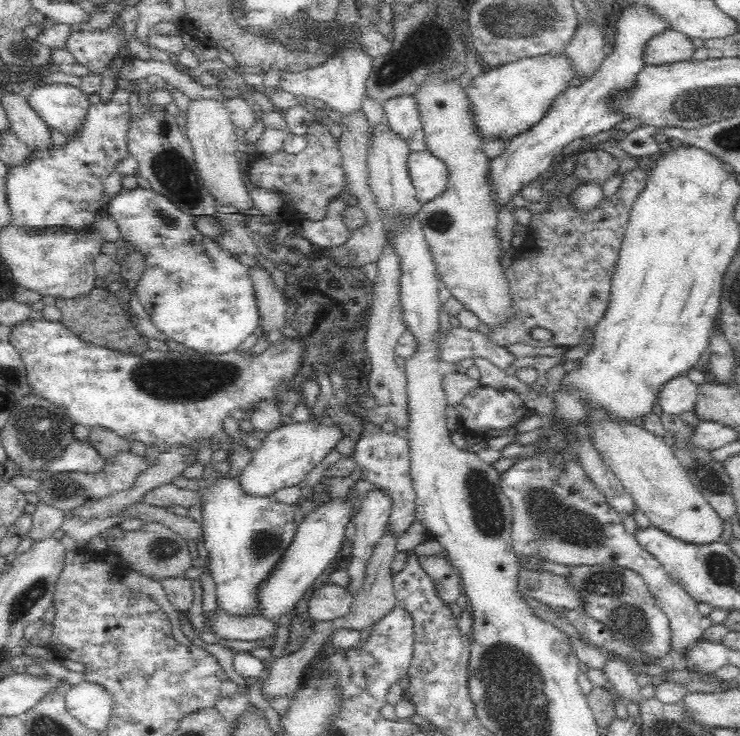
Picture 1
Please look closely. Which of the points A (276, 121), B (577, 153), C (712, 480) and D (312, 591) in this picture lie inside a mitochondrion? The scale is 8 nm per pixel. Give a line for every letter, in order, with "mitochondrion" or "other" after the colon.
A: other
B: other
C: mitochondrion
D: other

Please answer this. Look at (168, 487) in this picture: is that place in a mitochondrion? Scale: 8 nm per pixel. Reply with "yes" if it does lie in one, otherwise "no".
no

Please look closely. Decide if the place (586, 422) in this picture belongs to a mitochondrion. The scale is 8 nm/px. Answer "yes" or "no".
no

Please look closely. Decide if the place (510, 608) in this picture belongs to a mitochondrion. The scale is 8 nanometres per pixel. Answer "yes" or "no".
no

